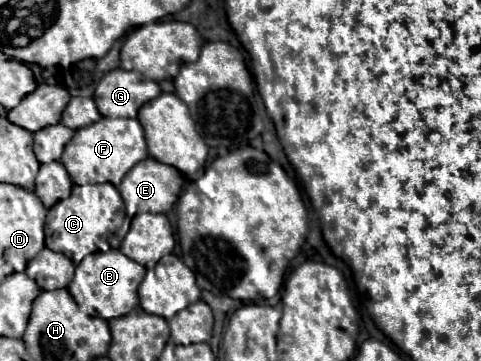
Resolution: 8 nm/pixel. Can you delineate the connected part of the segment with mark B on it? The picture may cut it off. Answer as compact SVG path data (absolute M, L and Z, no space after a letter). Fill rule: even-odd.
M107 250L107 252L97 252L89 254L81 260L81 264L75 270L73 282L67 286L71 296L75 298L77 306L81 312L89 316L101 316L105 320L125 316L129 314L139 298L137 298L137 286L141 284L141 278L145 276L145 266L137 264L135 260L127 258L121 250Z

